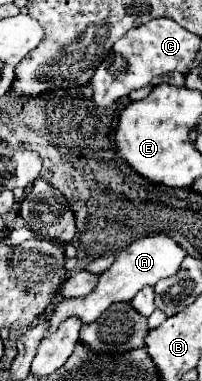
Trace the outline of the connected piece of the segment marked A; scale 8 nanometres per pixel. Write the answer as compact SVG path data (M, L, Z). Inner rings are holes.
M156 234L156 236L144 236L136 242L132 242L130 246L126 246L118 258L114 260L114 264L102 272L100 282L96 286L96 290L92 294L88 294L86 298L70 298L58 304L56 312L50 318L50 330L48 334L52 334L62 320L66 320L68 316L78 316L84 324L94 322L112 302L130 302L138 290L142 290L144 286L154 286L158 280L168 278L170 274L178 272L178 266L182 264L182 260L186 258L186 250L172 238L166 234Z

